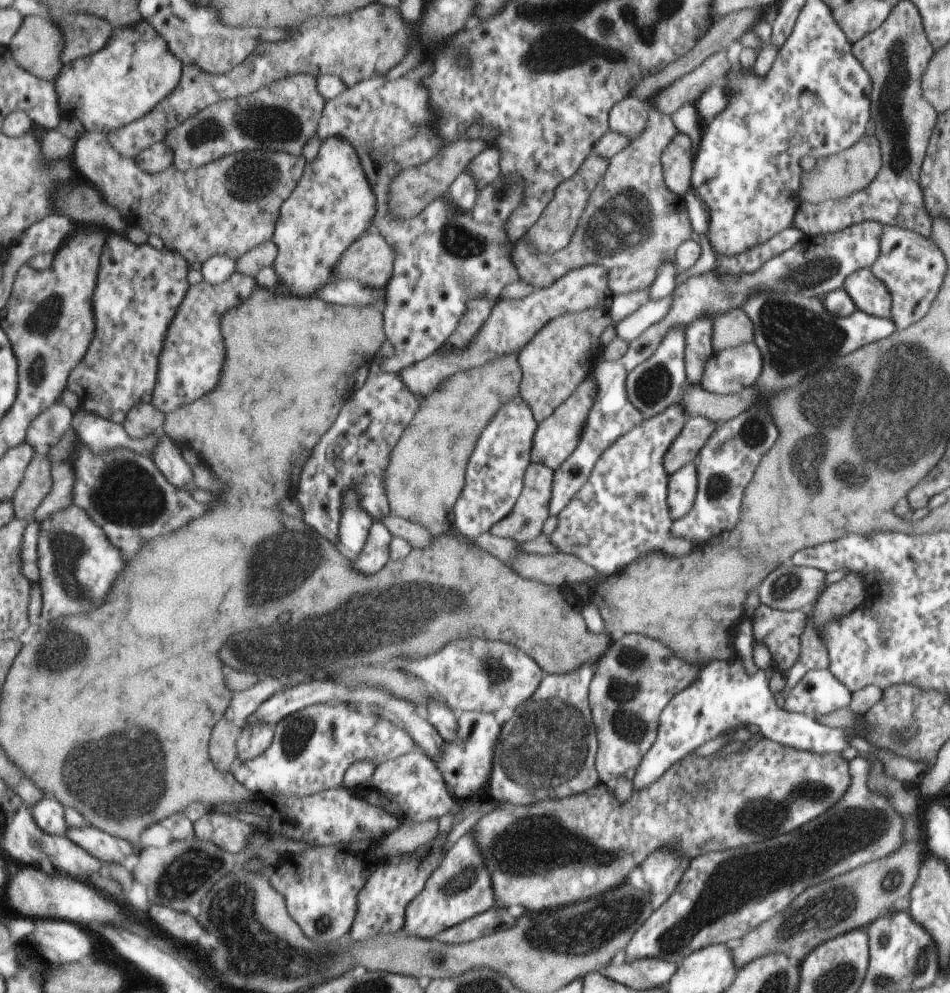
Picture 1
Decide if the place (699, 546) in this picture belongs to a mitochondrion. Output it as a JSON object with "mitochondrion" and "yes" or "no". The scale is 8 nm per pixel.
{"mitochondrion":"no"}

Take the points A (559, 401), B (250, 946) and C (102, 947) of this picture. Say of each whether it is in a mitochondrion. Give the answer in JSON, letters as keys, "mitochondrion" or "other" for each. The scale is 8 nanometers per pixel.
{"A":"other","B":"mitochondrion","C":"other"}

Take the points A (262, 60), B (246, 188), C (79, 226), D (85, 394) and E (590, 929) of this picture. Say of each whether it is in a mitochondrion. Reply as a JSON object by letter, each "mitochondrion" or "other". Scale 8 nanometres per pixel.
{"A":"other","B":"mitochondrion","C":"other","D":"other","E":"mitochondrion"}

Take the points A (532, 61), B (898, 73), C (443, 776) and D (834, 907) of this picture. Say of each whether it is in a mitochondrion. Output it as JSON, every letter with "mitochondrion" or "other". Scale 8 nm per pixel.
{"A":"mitochondrion","B":"mitochondrion","C":"other","D":"mitochondrion"}

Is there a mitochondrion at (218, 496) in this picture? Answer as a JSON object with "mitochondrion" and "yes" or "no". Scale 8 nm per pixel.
{"mitochondrion":"no"}

